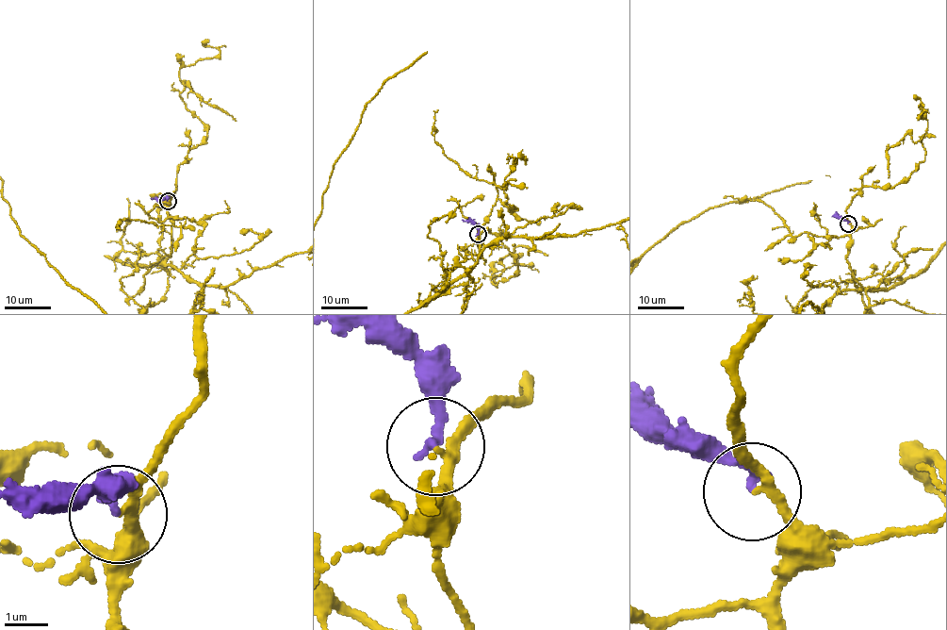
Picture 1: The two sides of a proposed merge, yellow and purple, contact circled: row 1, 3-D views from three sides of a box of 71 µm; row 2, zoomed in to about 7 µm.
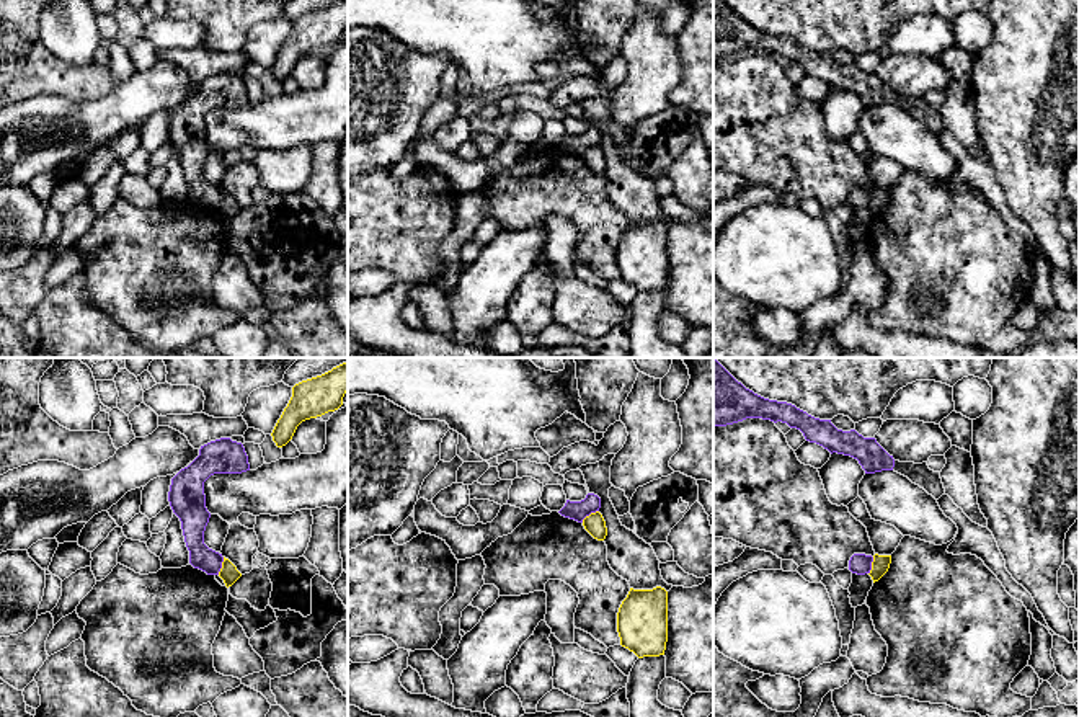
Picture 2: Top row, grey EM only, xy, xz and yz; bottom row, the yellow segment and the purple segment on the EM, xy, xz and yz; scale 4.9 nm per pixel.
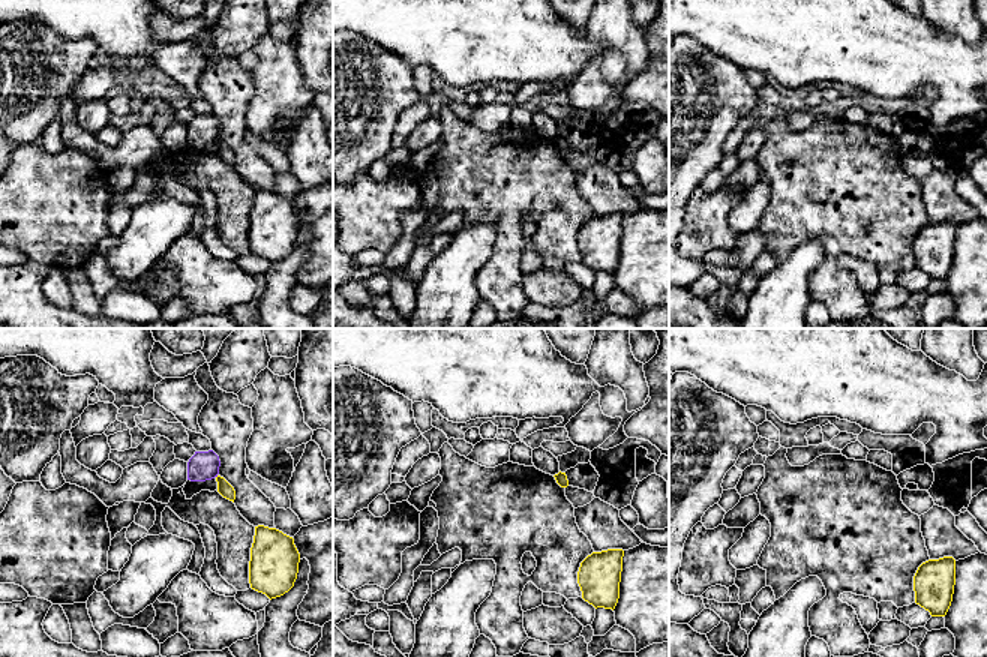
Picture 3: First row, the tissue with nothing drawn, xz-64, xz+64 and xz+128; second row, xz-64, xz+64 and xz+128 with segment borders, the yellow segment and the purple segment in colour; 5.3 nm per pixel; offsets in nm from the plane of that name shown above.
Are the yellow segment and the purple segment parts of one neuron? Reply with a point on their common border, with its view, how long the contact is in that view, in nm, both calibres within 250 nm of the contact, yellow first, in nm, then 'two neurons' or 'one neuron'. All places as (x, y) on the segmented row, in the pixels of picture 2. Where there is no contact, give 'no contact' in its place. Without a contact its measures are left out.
contact xz (591, 513); length 110 nm; calibres 100 and 100 nm; two neurons

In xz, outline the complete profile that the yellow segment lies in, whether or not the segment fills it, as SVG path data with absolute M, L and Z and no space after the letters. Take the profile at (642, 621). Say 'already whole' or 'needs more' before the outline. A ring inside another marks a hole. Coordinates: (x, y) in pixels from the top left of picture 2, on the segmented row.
already whole; M630 588L617 612L620 645L638 658L664 655L668 642L668 591Z

